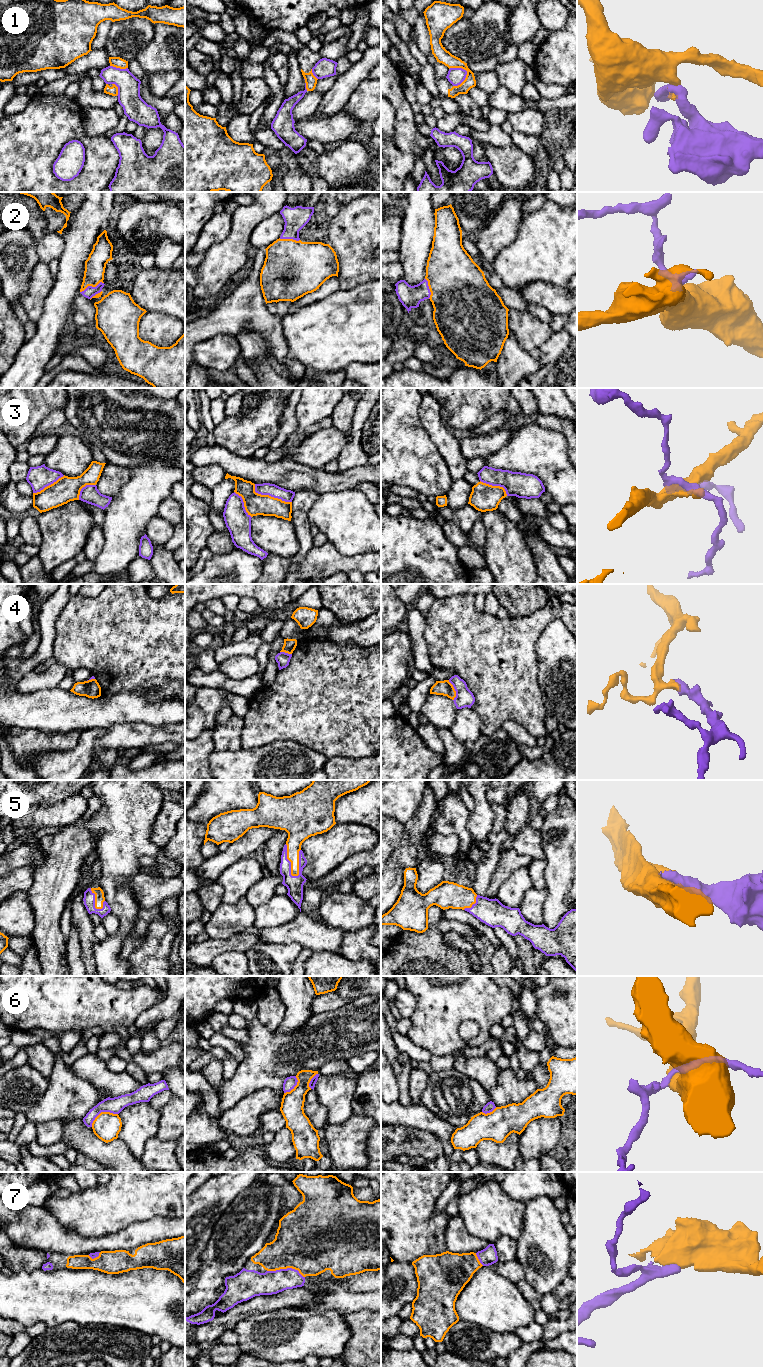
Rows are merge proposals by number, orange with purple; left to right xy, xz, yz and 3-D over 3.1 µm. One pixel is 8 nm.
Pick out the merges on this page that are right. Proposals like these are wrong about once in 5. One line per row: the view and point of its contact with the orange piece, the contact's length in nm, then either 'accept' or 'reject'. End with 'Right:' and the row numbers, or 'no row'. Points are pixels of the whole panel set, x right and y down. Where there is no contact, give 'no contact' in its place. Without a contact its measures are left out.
1: yz (464, 80) | 170 nm | reject
2: xy (91, 285) | 200 nm | accept
3: xz (270, 496) | 340 nm | reject
4: yz (454, 690) | 170 nm | accept
5: xz (290, 861) | 280 nm | accept
6: xy (102, 1112) | 240 nm | reject
7: xz (286, 1268) | 300 nm | accept
Right: 2, 4, 5, 7

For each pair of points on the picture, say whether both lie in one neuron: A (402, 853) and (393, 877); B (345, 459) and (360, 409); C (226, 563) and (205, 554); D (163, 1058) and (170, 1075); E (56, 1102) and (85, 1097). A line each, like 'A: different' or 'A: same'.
A: same
B: same
C: different
D: different
E: same

